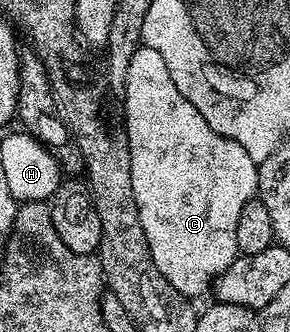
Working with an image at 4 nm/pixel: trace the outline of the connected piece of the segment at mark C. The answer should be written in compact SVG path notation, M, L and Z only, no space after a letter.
M142 45L131 57L131 65L127 65L127 81L123 98L125 98L125 119L129 122L127 125L124 124L123 130L126 137L129 138L131 185L139 209L139 221L143 225L143 233L147 233L147 245L151 249L151 257L155 261L159 273L163 273L163 277L167 277L167 281L171 281L171 285L175 285L175 289L179 289L181 295L186 297L201 295L212 288L218 277L232 265L239 254L235 245L235 225L239 222L239 212L243 209L243 205L247 205L247 201L251 201L257 195L258 163L249 156L247 149L243 149L243 145L215 133L215 129L211 129L211 125L207 125L207 121L203 121L203 113L199 113L199 109L195 109L195 105L191 105L191 101L187 101L187 97L183 97L183 93L179 93L179 89L175 87L175 81L171 79L171 72L163 61L163 56L155 53L155 49Z

